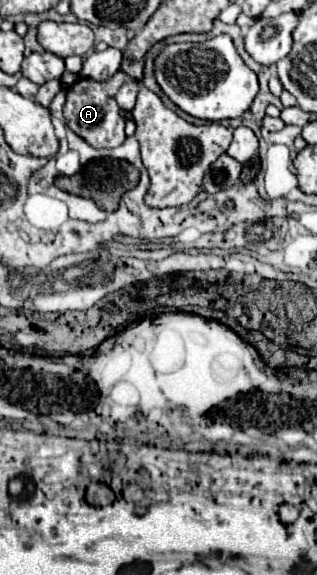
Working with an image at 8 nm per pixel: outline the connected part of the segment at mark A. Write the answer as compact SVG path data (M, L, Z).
M120 70L110 80L92 82L90 78L78 78L68 88L66 104L64 104L66 126L94 148L114 148L126 140L126 134L124 134L126 120L120 112L120 106L114 100L118 88L124 84L124 78L126 78L126 74Z

